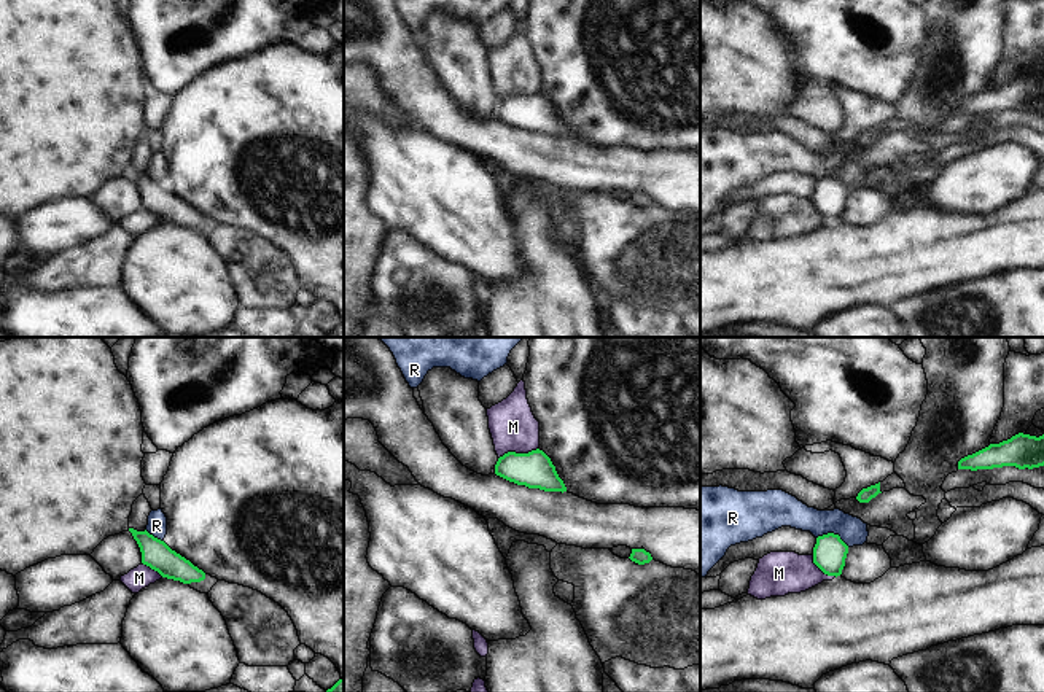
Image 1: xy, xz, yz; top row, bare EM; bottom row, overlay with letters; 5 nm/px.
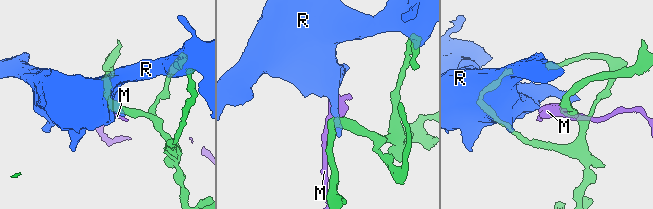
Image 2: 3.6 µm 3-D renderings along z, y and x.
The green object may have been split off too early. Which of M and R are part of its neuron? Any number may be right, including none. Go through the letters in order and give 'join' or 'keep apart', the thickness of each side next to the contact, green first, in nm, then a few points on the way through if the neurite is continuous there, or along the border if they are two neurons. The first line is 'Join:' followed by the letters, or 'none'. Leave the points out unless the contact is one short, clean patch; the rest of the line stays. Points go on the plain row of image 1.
Join: none
M: keep apart | 190/240 nm | along xz (537, 91), (527, 96), (505, 96), (498, 102)
R: keep apart | 170/150 nm | along yz (817, 180), (836, 177), (849, 190)

